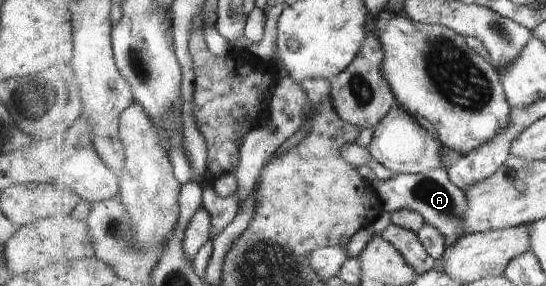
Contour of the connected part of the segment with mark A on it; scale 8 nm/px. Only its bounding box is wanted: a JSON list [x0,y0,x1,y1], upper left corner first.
[360,166,470,248]

